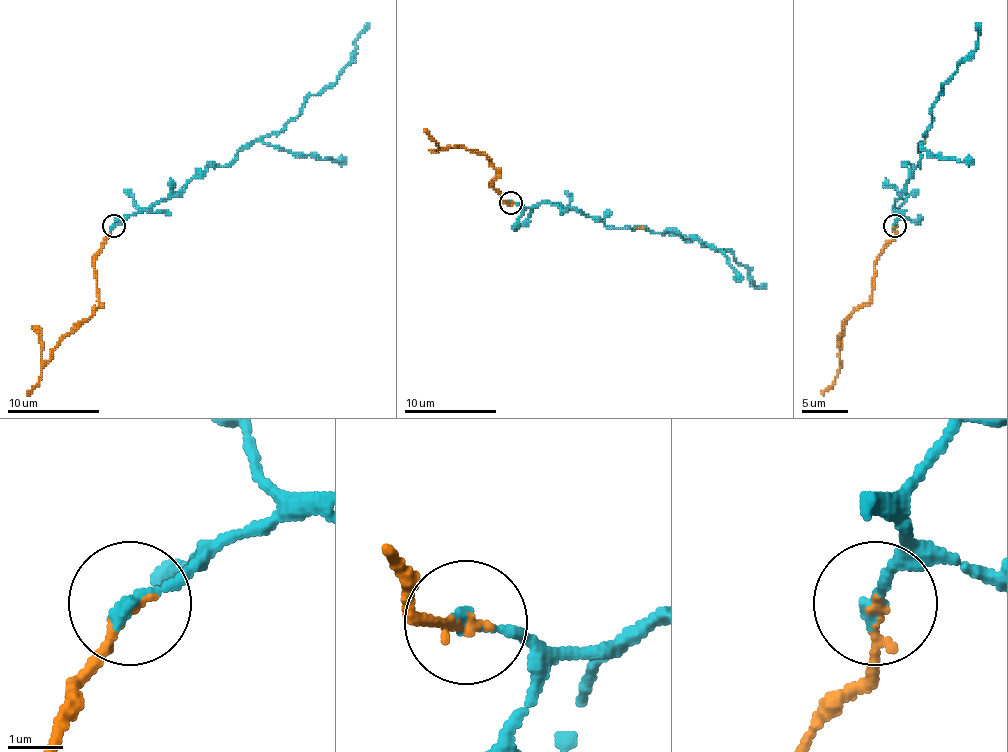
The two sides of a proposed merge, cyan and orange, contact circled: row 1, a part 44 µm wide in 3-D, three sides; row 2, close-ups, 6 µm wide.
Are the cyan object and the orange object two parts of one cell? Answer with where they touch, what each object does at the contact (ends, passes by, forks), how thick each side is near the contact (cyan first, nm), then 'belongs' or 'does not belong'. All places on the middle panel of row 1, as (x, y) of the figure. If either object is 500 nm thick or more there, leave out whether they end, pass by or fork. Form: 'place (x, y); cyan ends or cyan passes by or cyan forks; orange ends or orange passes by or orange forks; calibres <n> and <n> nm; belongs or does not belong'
place (510, 202); cyan ends; orange ends; calibres 280 and 140 nm; belongs

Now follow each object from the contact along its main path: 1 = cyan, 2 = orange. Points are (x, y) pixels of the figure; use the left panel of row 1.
1: (113, 226), (279, 132), (309, 97), (330, 88), (369, 23)
2: (113, 226), (94, 261), (99, 300), (96, 310), (66, 335), (43, 365), (39, 381), (27, 393)

